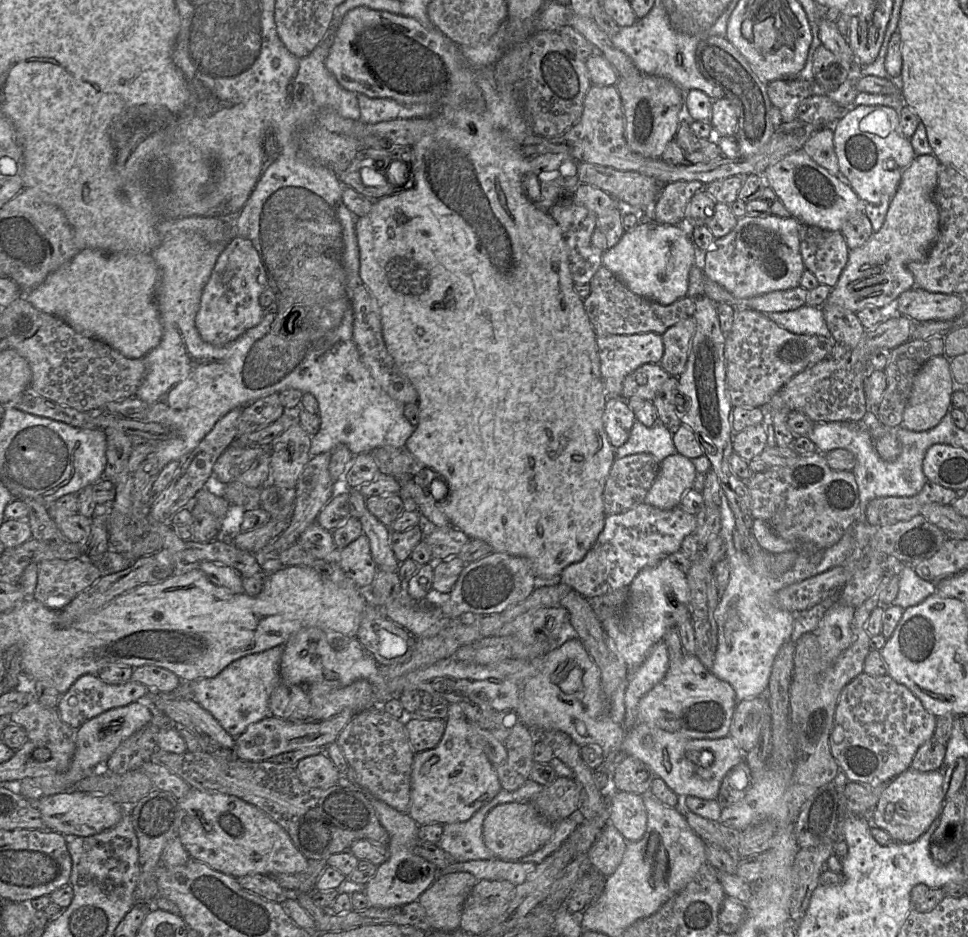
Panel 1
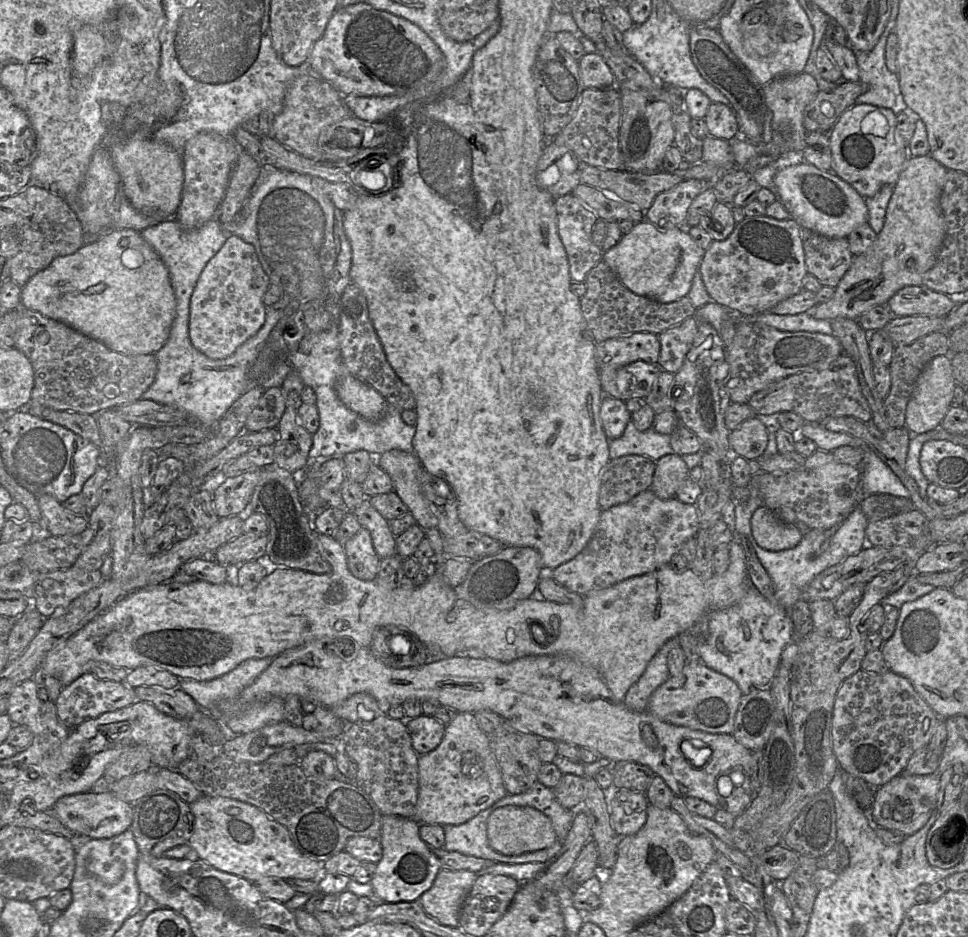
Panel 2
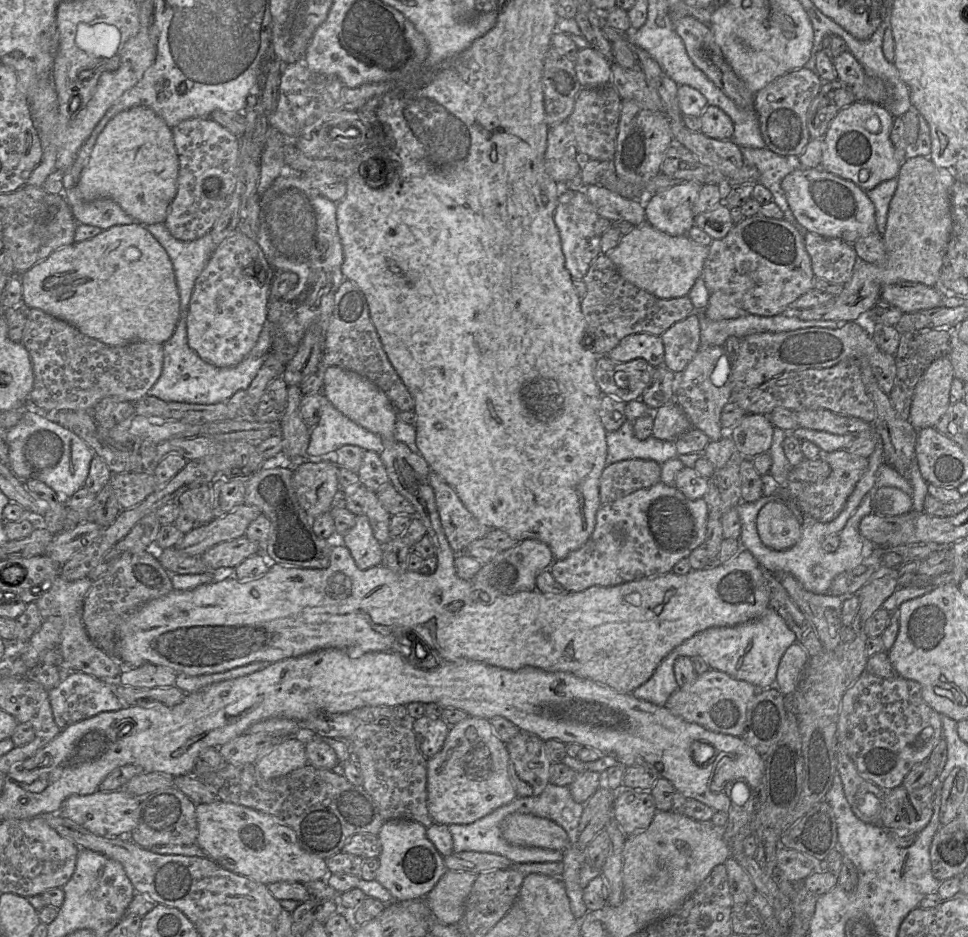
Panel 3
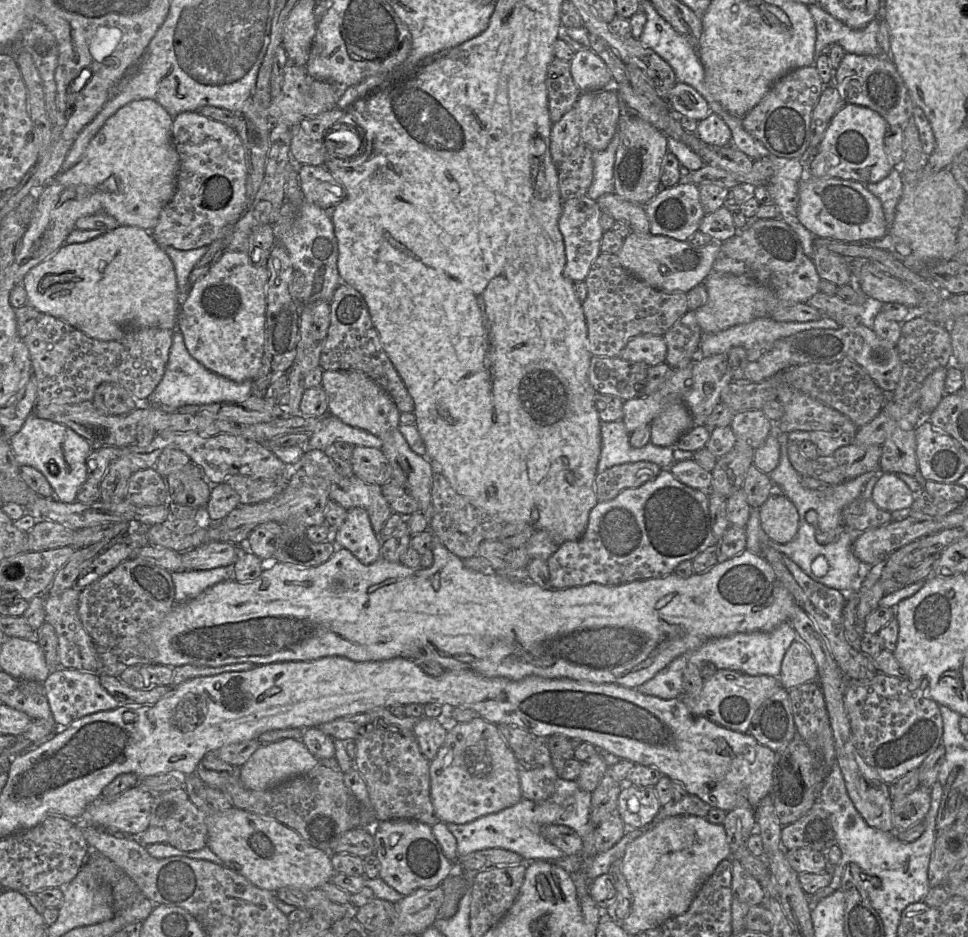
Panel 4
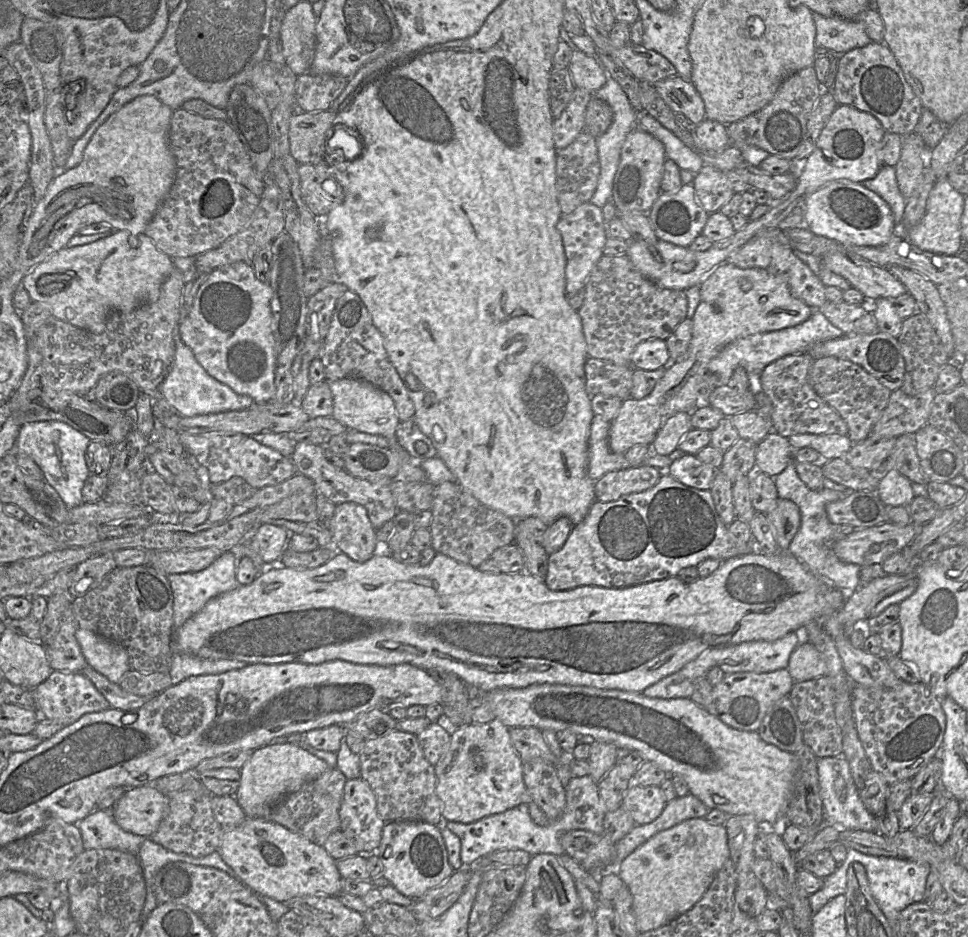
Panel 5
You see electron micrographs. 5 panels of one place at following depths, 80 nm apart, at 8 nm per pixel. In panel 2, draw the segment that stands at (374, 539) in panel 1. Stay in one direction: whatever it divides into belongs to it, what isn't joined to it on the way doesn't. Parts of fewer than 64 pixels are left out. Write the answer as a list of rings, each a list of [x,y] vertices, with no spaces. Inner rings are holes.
[[[366,497],[352,513],[357,517],[361,526],[370,532],[374,549],[380,559],[397,554],[395,536],[390,522],[371,505],[369,497]]]

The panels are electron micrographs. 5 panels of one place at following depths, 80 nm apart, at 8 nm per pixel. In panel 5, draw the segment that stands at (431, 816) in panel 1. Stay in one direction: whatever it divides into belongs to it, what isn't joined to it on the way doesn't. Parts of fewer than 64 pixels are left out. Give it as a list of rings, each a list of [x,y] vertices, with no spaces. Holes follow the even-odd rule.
[[[498,719],[485,724],[469,724],[451,728],[450,743],[434,765],[436,794],[442,802],[444,822],[472,823],[520,804],[529,804],[532,797],[524,783],[523,761],[512,745],[509,731],[510,728]]]

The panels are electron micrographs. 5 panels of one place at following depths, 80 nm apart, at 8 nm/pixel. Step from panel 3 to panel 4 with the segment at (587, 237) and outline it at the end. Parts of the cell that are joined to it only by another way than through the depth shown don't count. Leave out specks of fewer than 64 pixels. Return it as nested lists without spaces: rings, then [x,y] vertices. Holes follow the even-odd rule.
[[[588,195],[569,199],[562,204],[558,226],[565,245],[565,275],[574,283],[585,281],[593,262],[602,252],[601,240],[605,232],[600,223],[602,210],[596,200],[590,199]]]

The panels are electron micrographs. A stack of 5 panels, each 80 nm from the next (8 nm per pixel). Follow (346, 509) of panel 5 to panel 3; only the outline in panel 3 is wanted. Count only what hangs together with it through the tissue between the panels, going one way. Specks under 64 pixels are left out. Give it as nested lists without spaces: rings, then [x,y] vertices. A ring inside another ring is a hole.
[[[356,515],[355,525],[340,537],[340,543],[348,548],[360,570],[382,563],[383,545],[375,538],[370,522],[364,515]]]

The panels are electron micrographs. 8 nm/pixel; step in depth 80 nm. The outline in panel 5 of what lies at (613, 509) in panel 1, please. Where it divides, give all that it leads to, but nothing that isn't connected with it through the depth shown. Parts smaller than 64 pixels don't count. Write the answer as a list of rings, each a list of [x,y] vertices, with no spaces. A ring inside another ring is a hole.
[[[648,465],[610,471],[595,481],[596,500],[611,502],[650,489],[664,472]]]

